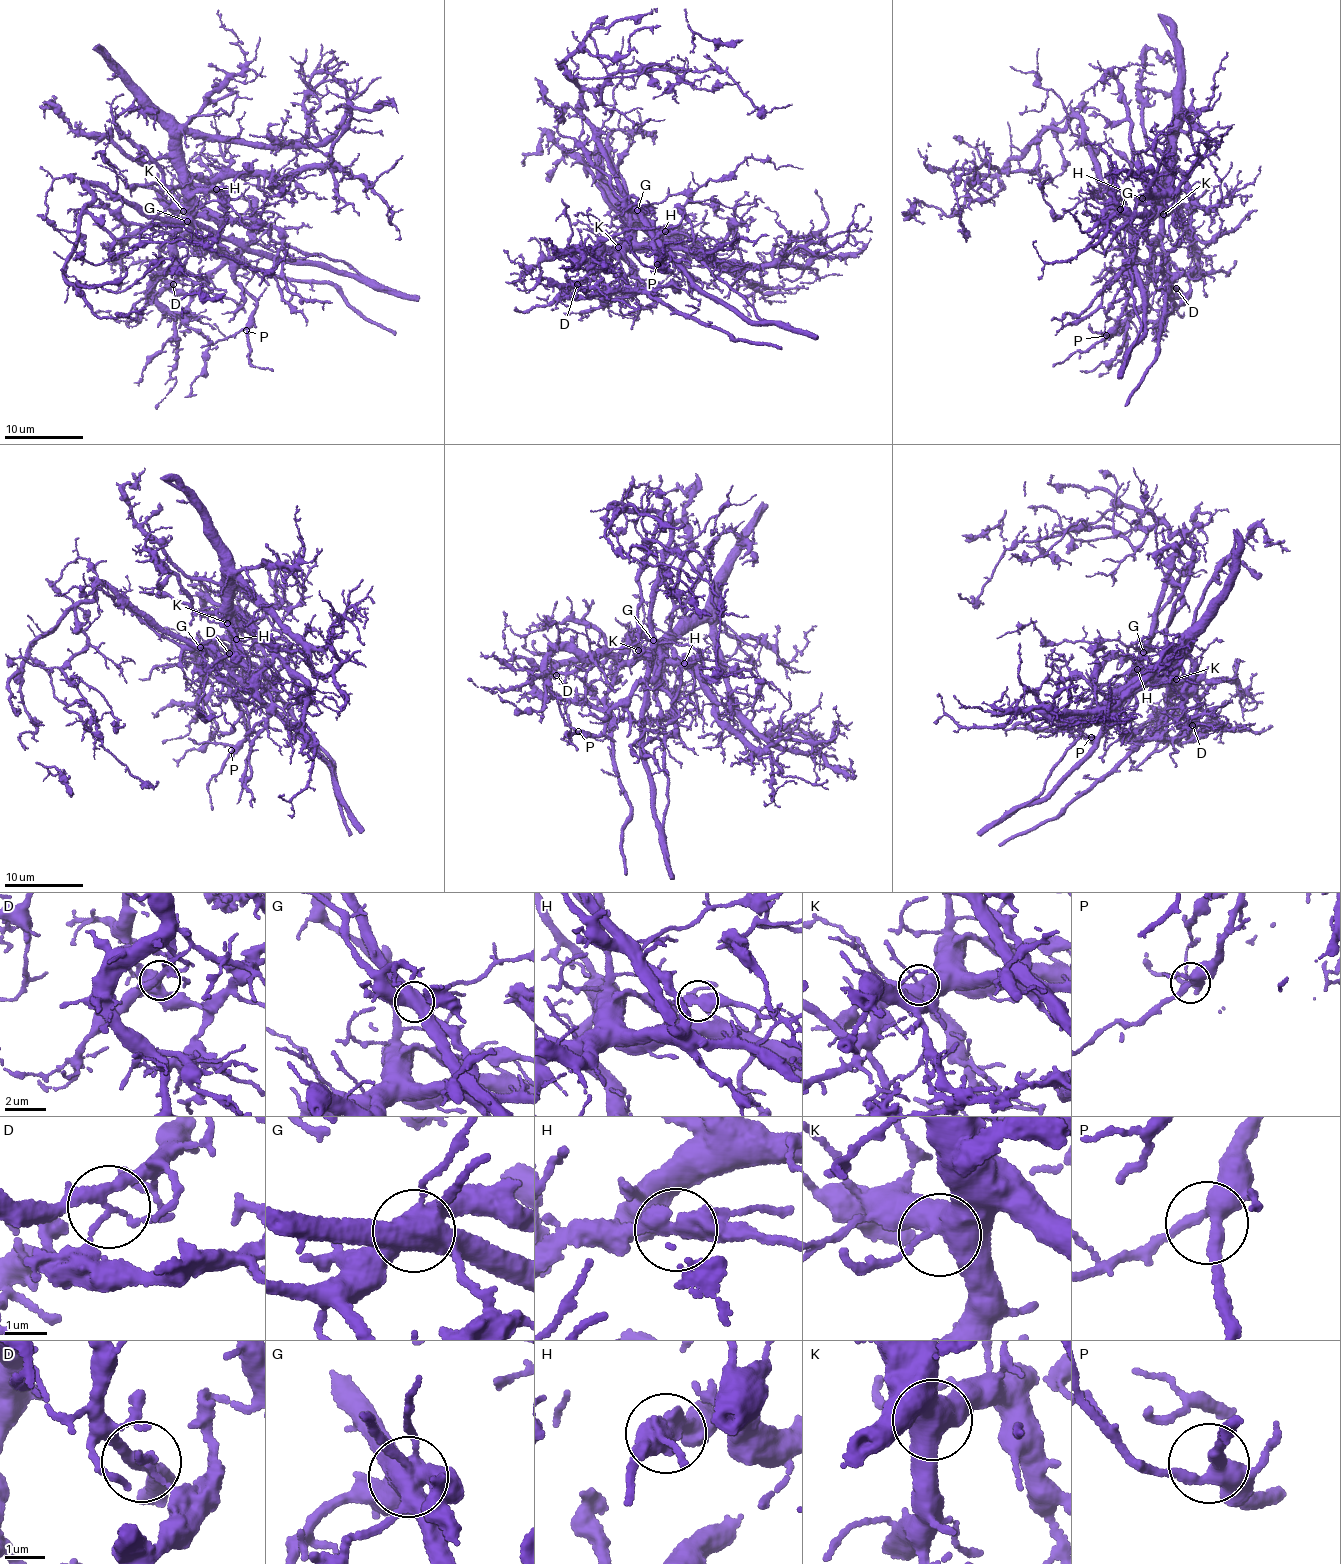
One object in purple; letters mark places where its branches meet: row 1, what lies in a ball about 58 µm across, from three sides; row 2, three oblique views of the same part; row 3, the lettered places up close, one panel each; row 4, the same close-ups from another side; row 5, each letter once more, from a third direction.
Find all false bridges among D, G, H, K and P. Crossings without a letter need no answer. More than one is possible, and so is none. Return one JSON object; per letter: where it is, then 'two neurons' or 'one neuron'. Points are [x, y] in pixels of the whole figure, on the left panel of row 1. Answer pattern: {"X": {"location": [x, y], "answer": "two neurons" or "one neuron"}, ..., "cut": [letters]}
{"D": {"location": [173, 284], "answer": "two neurons"}, "G": {"location": [187, 221], "answer": "two neurons"}, "H": {"location": [216, 189], "answer": "two neurons"}, "K": {"location": [183, 211], "answer": "one neuron"}, "P": {"location": [246, 330], "answer": "one neuron"}, "cut": ["D", "G", "H"]}

